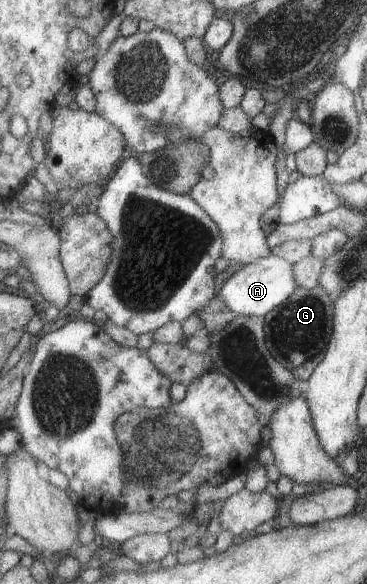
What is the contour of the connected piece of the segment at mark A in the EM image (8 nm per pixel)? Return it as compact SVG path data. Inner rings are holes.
M268 254L257 262L241 266L229 276L218 291L223 304L236 315L264 316L271 308L281 304L297 288L293 278L293 266L284 258Z

